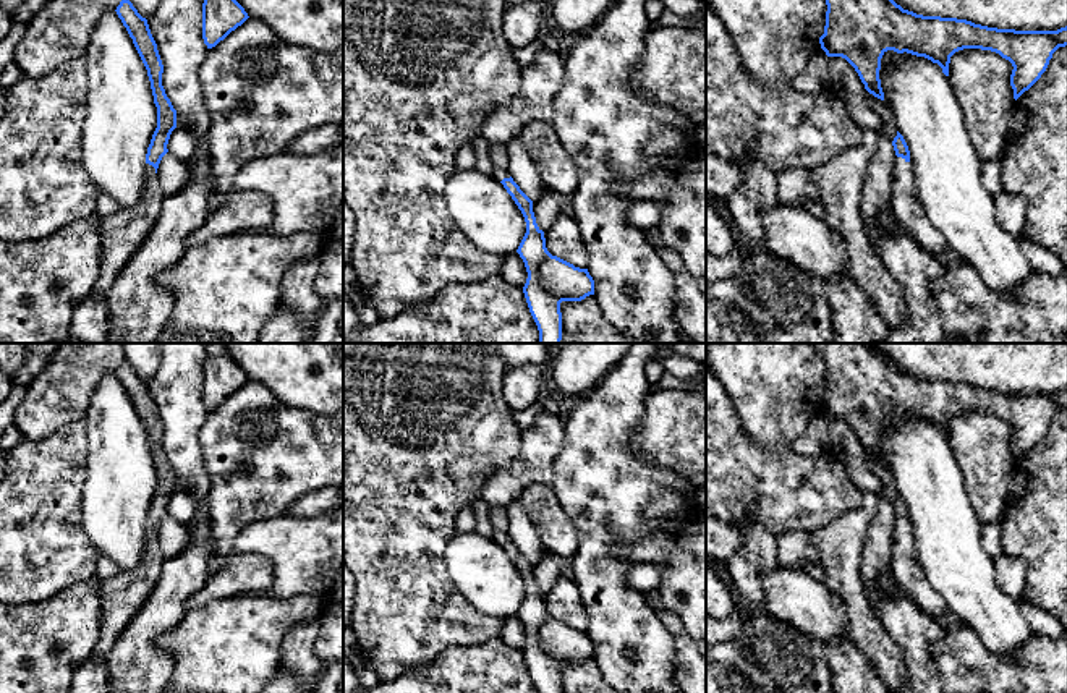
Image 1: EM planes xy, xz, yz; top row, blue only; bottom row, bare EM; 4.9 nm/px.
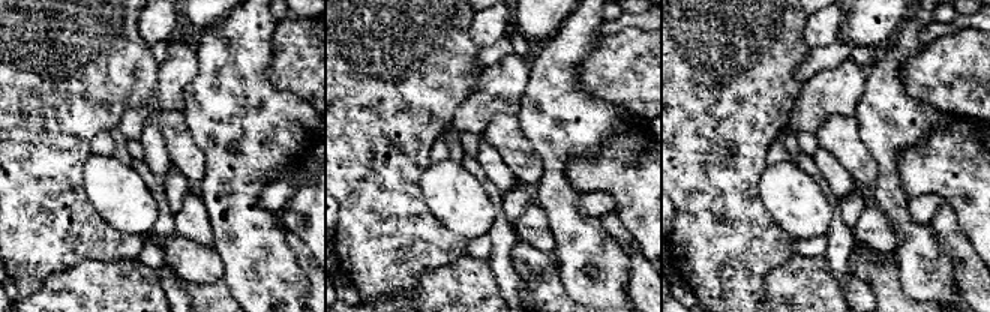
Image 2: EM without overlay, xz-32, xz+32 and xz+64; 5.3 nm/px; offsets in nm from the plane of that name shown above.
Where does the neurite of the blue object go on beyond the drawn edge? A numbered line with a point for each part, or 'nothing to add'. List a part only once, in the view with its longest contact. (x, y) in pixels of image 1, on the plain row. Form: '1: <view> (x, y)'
1: yz (907, 570)

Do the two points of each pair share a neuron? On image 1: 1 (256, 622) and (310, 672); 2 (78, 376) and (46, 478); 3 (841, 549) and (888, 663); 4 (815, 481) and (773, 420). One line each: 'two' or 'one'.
1: two
2: two
3: one
4: two

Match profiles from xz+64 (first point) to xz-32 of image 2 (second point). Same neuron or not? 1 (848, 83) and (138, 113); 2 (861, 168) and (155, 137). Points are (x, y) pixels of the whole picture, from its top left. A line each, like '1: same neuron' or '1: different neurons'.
1: same neuron
2: different neurons

